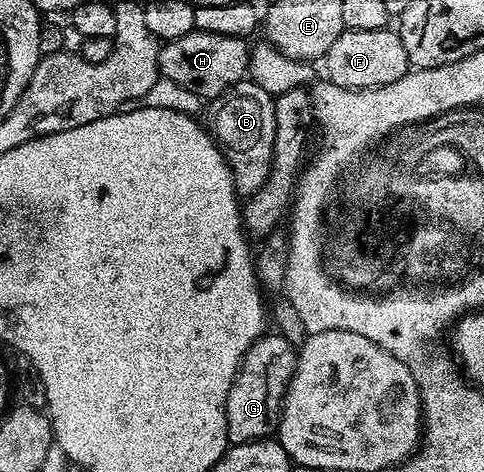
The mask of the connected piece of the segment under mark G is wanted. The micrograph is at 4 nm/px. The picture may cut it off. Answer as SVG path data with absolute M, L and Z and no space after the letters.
M277 331L263 332L262 336L256 339L256 343L248 347L226 400L230 445L261 441L277 430L282 400L297 362L298 349Z

